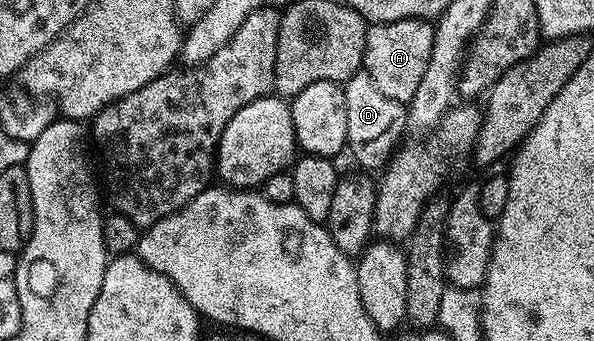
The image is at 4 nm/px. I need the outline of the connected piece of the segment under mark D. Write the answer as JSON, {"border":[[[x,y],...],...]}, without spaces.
{"border":[[[362,69],[355,71],[342,86],[346,93],[347,154],[356,158],[360,166],[357,168],[368,173],[376,173],[376,170],[379,172],[387,168],[389,160],[401,146],[400,138],[408,131],[408,108],[394,101],[394,97],[386,97],[386,93],[380,92],[370,73]]]}

